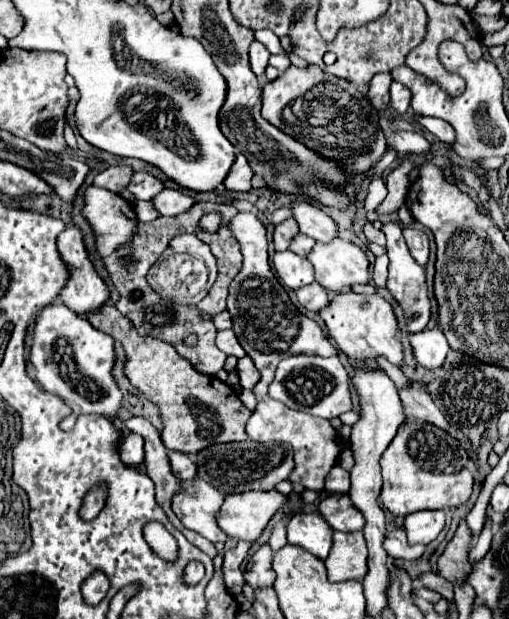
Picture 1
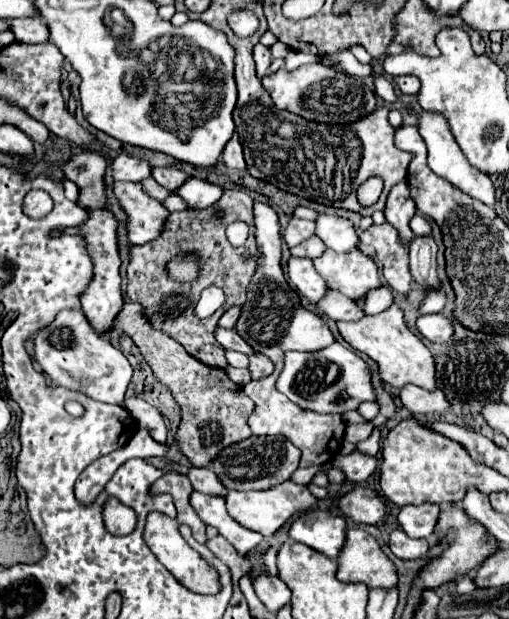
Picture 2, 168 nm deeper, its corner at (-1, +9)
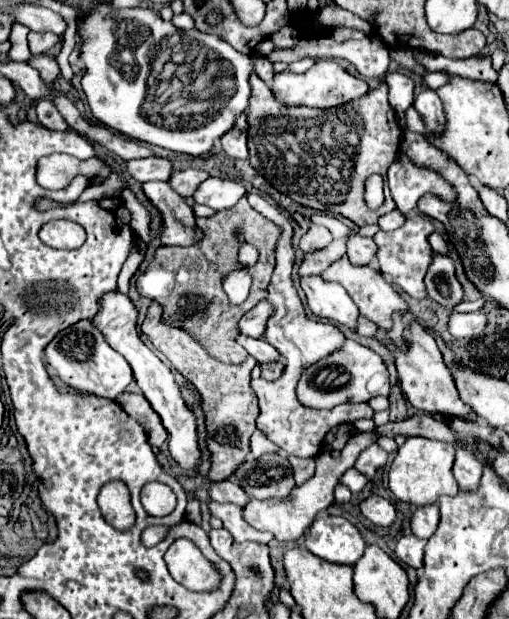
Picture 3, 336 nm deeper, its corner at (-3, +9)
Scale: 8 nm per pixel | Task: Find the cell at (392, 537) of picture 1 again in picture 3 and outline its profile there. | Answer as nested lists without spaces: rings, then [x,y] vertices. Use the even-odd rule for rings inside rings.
[[[409,534],[409,536],[401,536],[397,546],[395,546],[395,556],[413,568],[421,568],[423,566],[423,548],[425,548],[427,540],[419,540],[417,536]]]

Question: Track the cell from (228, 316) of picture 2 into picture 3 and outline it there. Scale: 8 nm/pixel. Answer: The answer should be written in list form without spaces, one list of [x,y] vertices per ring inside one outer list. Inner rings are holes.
[[[265,300],[259,302],[249,312],[243,314],[243,318],[239,320],[239,332],[247,334],[251,338],[261,338],[261,332],[265,330],[265,320],[267,320],[269,312],[271,312],[269,302],[265,302]]]

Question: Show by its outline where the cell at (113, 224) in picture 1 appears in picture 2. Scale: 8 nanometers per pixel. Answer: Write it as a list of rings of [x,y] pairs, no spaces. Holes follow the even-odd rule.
[[[115,182],[115,196],[127,214],[131,244],[147,244],[163,232],[169,212],[159,200],[147,196],[139,182]]]

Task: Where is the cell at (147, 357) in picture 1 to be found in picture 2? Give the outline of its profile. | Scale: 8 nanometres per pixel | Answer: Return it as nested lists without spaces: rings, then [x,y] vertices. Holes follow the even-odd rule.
[[[125,302],[123,310],[117,316],[115,328],[131,336],[141,354],[151,364],[155,376],[171,388],[175,400],[181,406],[181,426],[177,430],[177,444],[181,452],[193,462],[197,468],[205,468],[219,456],[219,452],[239,440],[251,436],[247,426],[247,418],[251,416],[255,404],[245,396],[243,388],[229,380],[227,372],[221,368],[209,368],[195,360],[187,350],[175,342],[165,332],[155,330],[143,314],[143,308],[135,302]]]

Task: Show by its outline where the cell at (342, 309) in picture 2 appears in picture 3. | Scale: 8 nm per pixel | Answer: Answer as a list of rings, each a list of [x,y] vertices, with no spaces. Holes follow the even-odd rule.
[[[359,316],[359,318],[357,318],[357,326],[355,326],[355,332],[357,332],[357,334],[373,338],[373,336],[375,336],[375,330],[377,330],[377,326],[375,326],[371,320],[367,320],[365,316]]]

